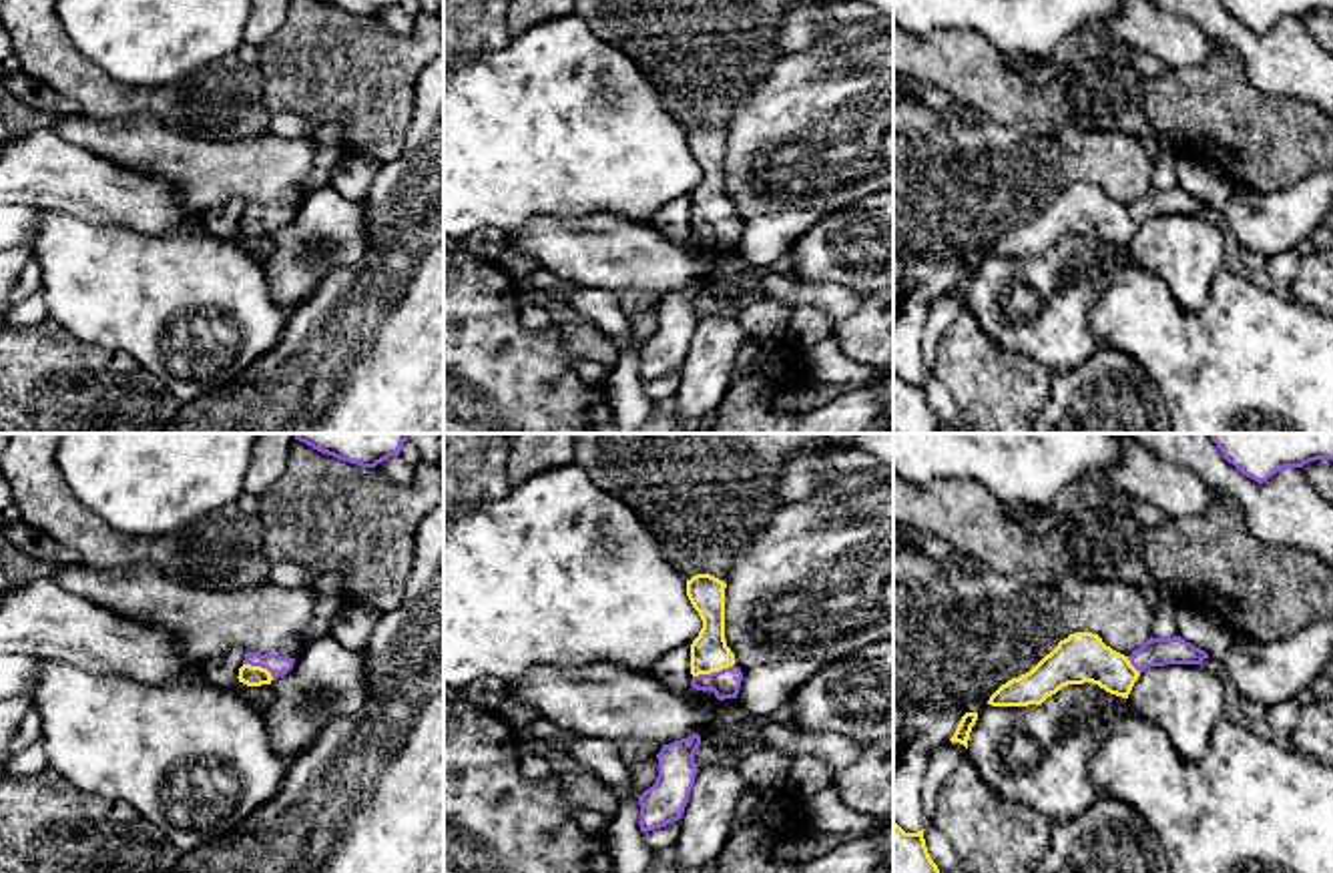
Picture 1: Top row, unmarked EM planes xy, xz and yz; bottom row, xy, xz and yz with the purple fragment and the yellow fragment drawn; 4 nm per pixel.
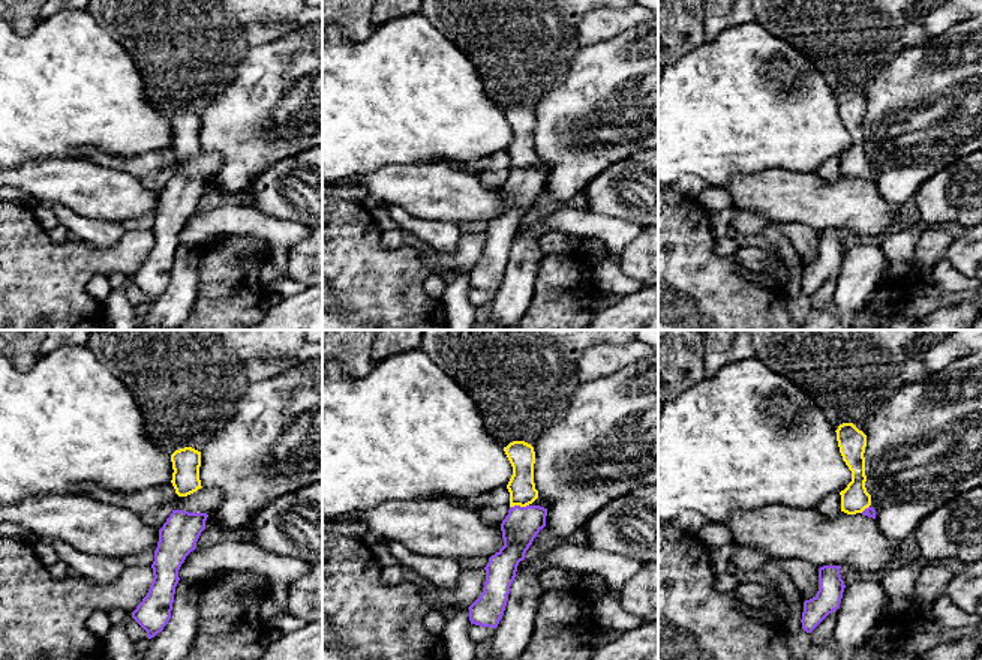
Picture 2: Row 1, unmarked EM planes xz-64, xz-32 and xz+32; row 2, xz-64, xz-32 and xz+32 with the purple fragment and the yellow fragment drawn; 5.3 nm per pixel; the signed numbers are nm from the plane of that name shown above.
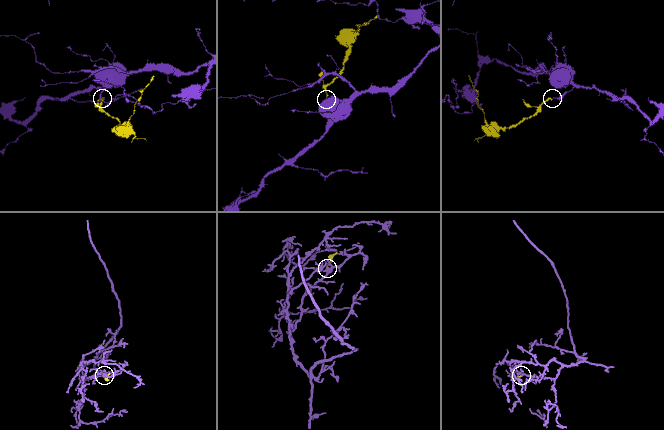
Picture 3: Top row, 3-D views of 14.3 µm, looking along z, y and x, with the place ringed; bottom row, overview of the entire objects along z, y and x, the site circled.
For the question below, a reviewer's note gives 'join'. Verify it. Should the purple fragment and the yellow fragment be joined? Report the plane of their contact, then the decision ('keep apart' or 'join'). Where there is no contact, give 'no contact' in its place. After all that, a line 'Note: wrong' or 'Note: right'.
contact in xz; join
Note: right

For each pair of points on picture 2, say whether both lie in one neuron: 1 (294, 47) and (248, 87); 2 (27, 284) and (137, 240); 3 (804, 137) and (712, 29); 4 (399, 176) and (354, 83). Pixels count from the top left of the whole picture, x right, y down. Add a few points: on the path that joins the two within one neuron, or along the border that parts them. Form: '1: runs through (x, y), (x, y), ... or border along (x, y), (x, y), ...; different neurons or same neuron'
1: runs through (282, 59), (260, 81); same neuron
2: runs through (54, 267), (66, 257), (110, 257); same neuron
3: border along (750, 21), (726, 27), (705, 42); different neurons
4: border along (429, 164), (384, 164), (359, 173); different neurons

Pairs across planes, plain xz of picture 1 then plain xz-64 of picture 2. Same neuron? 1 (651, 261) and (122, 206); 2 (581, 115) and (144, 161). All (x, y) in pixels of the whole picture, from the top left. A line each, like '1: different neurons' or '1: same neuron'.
1: same neuron
2: different neurons

